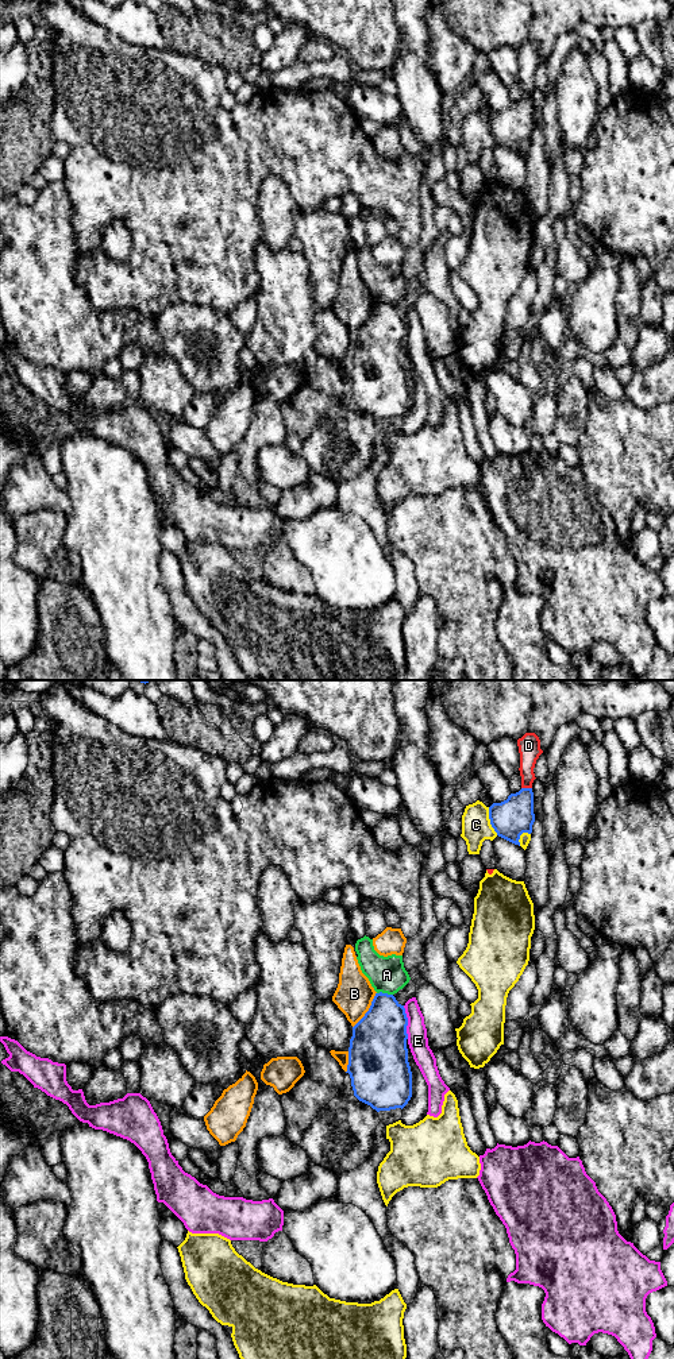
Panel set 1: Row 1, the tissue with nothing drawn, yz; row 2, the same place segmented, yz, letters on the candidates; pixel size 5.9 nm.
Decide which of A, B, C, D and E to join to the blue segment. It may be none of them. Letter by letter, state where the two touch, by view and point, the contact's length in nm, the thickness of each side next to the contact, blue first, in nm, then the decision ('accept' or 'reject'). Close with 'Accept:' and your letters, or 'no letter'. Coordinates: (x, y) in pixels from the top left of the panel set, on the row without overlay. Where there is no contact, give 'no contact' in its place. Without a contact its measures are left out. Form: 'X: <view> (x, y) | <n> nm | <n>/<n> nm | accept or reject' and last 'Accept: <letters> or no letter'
A: yz (385, 302) | 100 nm | 300/220 nm | reject
B: yz (369, 319) | 260 nm | 340/220 nm | reject
C: yz (490, 130) | 180 nm | 220/180 nm | reject
D: yz (527, 97) | 60 nm | 220/130 nm | reject
E: yz (407, 331) | 200 nm | 340/120 nm | reject
Accept: no letter

